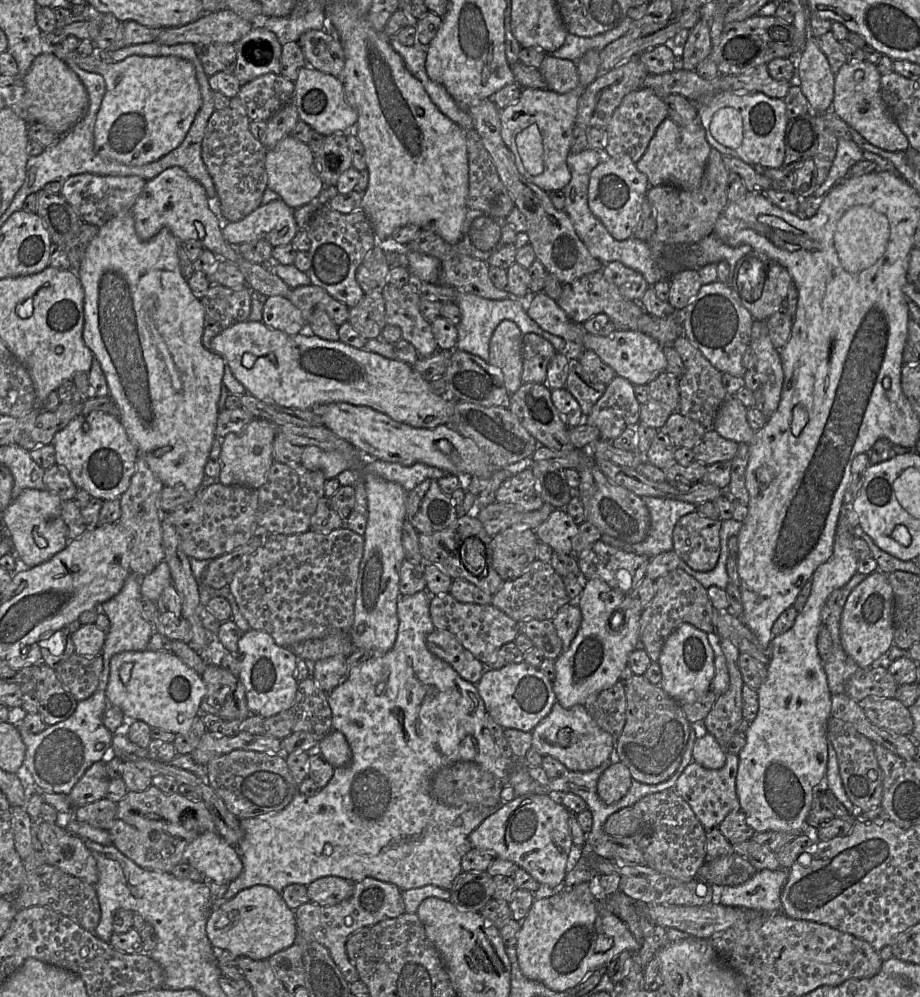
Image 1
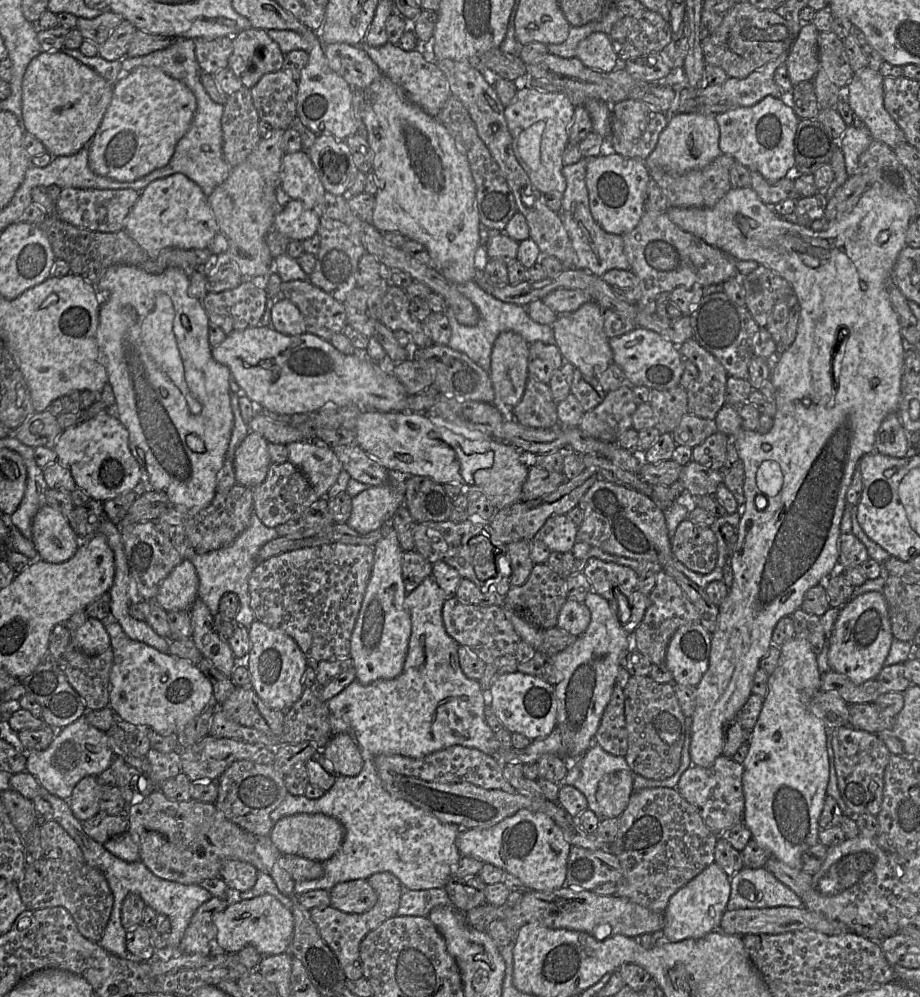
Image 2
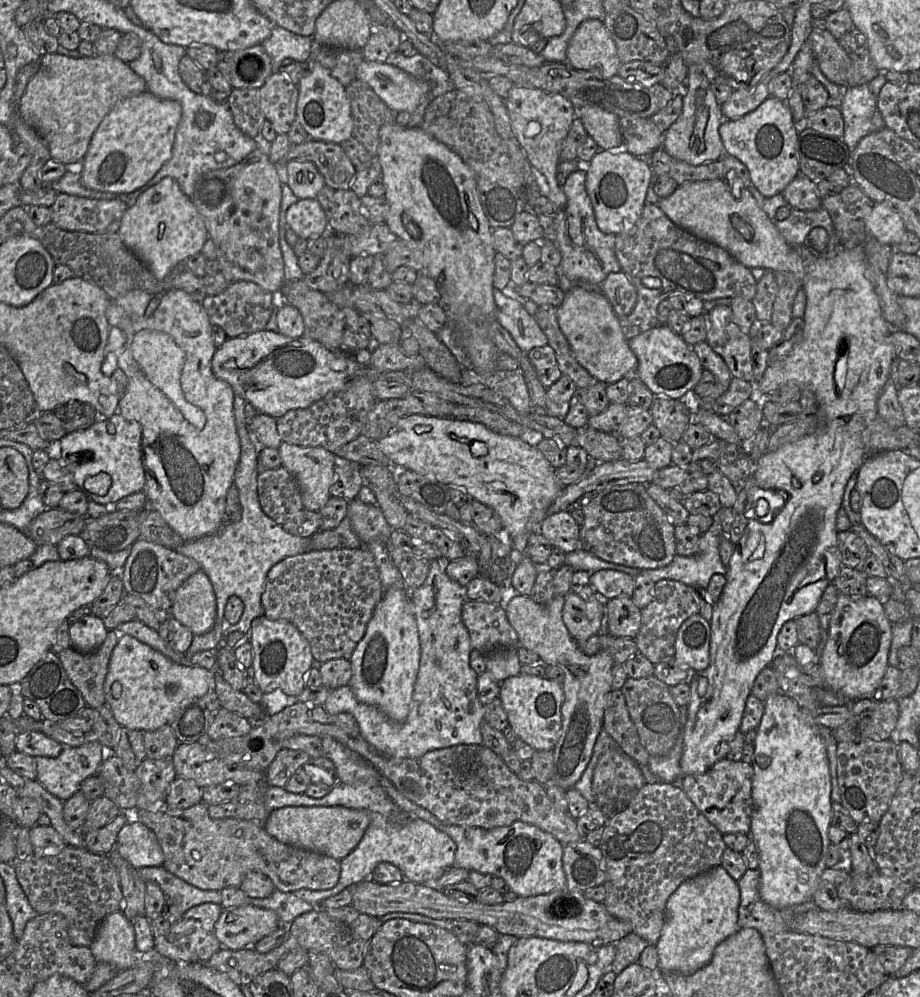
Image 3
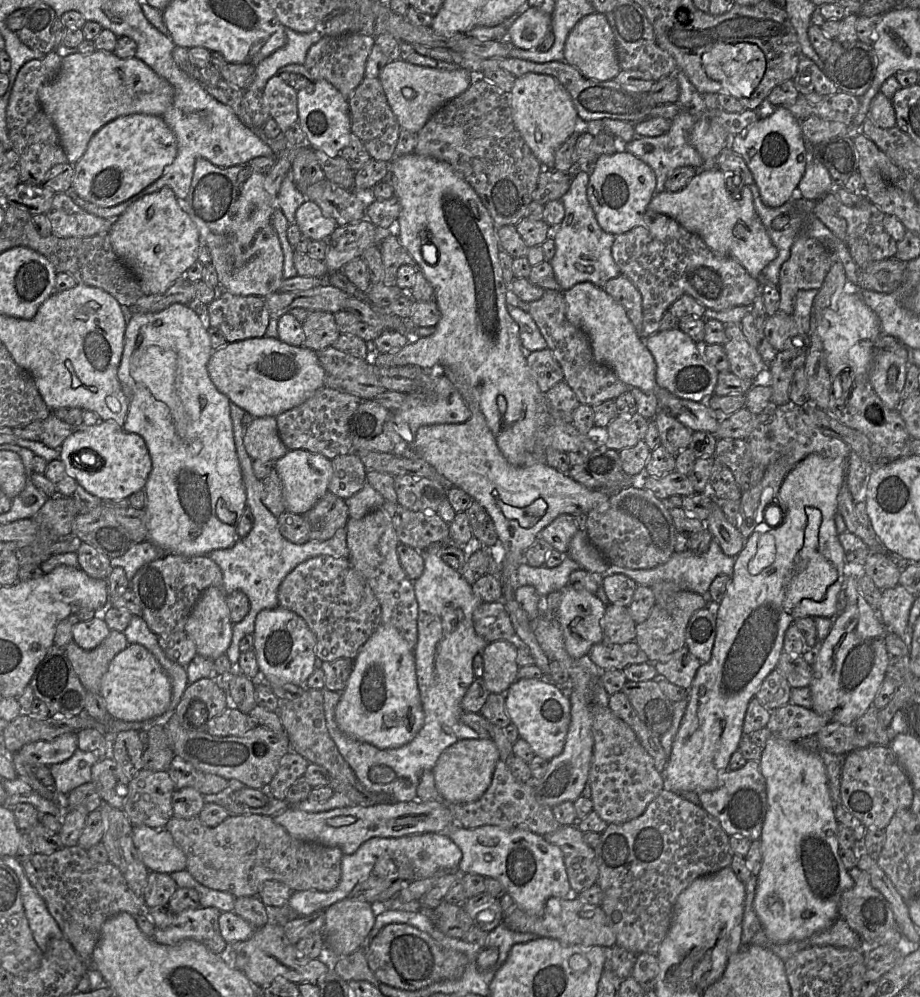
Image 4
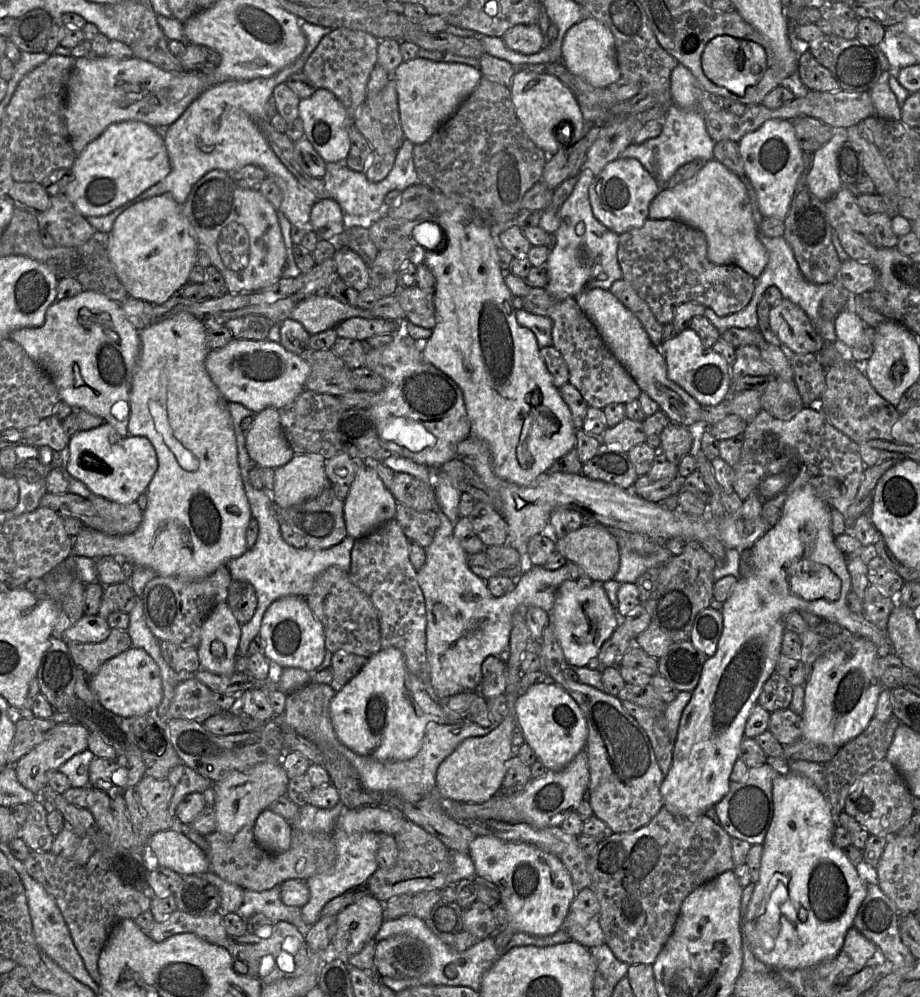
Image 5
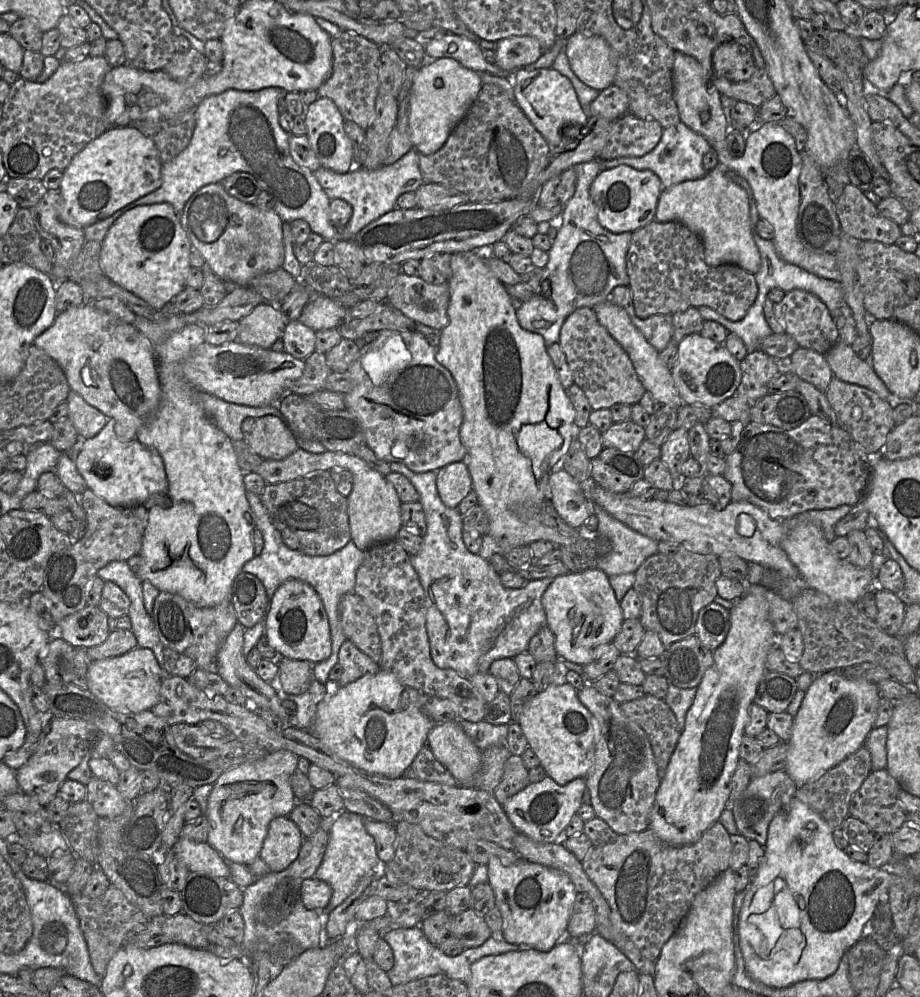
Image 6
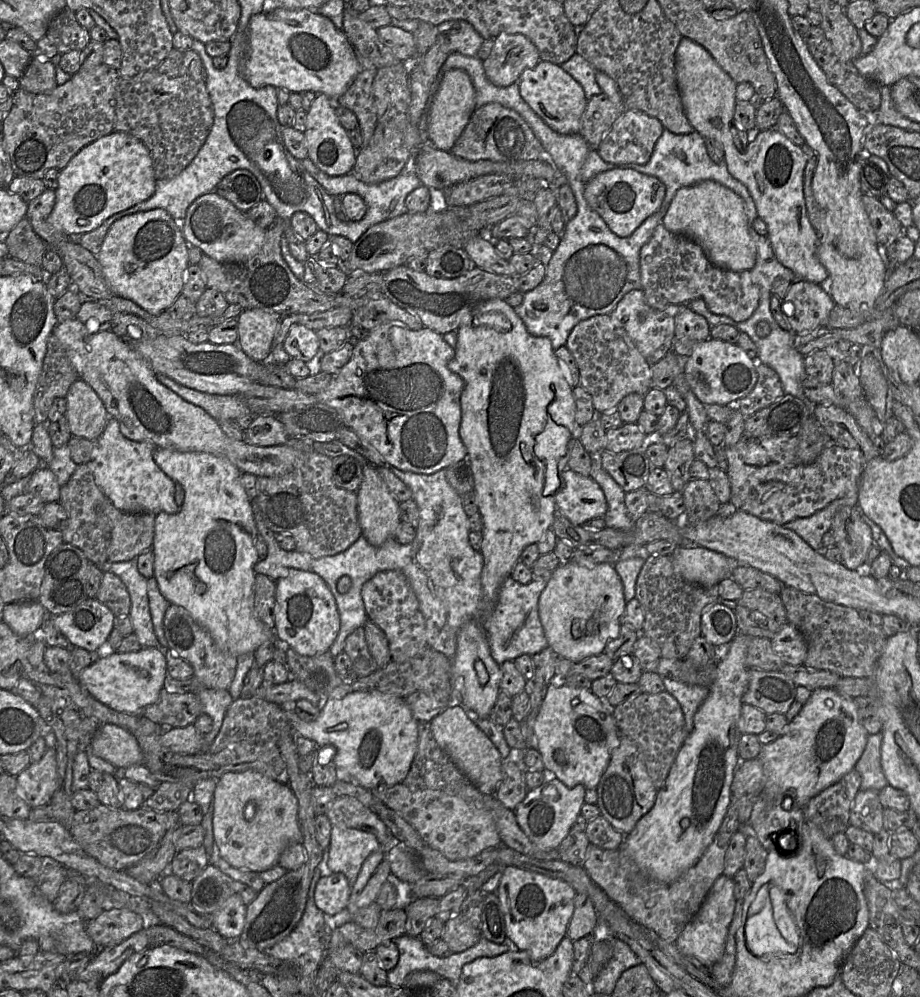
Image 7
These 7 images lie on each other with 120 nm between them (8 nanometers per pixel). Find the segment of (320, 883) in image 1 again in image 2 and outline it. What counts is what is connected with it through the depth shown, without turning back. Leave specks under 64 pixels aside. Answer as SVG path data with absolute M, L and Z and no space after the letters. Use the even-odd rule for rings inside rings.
M367 879L338 883L328 892L330 906L347 913L365 913L374 907L378 899Z

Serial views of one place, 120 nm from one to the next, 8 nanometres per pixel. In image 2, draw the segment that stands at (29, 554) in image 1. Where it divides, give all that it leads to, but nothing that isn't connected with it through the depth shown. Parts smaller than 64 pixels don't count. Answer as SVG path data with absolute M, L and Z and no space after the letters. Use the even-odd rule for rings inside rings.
M45 504L33 517L31 540L39 559L62 563L74 556L85 539L75 533L57 509Z

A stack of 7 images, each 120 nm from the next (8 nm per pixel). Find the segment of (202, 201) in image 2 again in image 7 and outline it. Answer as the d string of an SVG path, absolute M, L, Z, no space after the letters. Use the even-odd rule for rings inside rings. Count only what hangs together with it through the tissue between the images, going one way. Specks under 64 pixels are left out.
M153 209L115 221L96 257L115 296L131 300L148 313L158 316L182 292L190 265L188 249L179 223L166 210Z

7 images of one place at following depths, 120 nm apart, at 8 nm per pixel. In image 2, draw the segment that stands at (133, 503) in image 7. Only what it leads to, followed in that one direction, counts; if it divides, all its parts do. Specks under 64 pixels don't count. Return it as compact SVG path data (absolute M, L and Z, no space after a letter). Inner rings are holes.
M97 414L63 430L53 448L57 463L67 468L78 488L91 499L105 502L131 492L142 481L142 472L129 448L129 433L115 414Z

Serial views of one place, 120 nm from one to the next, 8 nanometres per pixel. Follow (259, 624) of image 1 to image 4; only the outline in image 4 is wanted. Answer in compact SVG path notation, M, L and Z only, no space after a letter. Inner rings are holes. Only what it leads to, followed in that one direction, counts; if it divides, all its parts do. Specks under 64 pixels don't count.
M319 555L297 565L281 582L279 606L301 616L316 635L316 657L322 661L339 658L355 659L361 647L381 624L381 606L370 586L348 558Z

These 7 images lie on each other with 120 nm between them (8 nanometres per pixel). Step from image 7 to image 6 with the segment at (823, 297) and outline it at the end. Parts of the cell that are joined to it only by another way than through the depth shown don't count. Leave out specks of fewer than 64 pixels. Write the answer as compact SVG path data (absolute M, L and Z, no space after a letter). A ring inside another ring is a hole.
M794 289L785 294L783 299L774 305L777 321L784 327L800 348L810 349L826 354L838 341L837 329L826 305L815 294L805 290Z

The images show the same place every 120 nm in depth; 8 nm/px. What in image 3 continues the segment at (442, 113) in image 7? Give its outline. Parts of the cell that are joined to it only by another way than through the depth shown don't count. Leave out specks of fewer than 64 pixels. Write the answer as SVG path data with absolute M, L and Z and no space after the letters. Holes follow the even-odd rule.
M367 60L357 68L357 79L367 83L394 113L414 113L432 88L396 66Z

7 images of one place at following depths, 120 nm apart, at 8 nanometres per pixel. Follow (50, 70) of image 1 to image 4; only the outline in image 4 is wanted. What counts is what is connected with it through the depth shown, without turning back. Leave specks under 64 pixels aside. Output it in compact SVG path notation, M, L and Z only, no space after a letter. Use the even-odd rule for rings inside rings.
M94 51L91 54L75 53L63 57L55 78L38 90L38 99L57 129L68 163L74 165L85 154L92 136L117 117L136 113L163 116L173 103L174 88L136 57L122 59L113 52Z

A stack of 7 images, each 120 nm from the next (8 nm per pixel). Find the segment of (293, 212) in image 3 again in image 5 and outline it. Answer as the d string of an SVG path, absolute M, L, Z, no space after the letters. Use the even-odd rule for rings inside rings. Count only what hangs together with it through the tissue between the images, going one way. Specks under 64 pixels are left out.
M333 198L317 201L311 210L310 229L319 239L336 240L344 231L344 214L340 204Z

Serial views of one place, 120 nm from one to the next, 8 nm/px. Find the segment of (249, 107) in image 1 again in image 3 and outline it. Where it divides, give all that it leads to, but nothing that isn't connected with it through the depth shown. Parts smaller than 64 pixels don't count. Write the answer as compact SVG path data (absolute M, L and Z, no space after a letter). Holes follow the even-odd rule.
M280 72L273 73L259 88L261 109L277 134L288 134L296 119L298 87Z

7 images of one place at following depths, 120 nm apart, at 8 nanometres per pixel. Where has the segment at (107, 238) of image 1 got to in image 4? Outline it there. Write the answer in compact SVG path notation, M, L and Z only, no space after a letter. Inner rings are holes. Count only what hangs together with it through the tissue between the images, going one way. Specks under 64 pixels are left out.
M174 303L157 313L129 314L129 308L124 309L127 313L127 324L124 335L124 348L118 367L118 380L122 385L123 392L128 396L128 412L123 429L128 433L140 435L147 446L152 469L144 487L146 493L146 523L148 537L146 541L168 551L170 554L181 556L208 556L213 550L228 549L240 539L237 527L243 511L247 506L245 485L242 479L239 459L234 443L233 425L230 417L230 400L213 384L207 370L208 361L213 353L208 326L203 312L198 311L193 305Z

